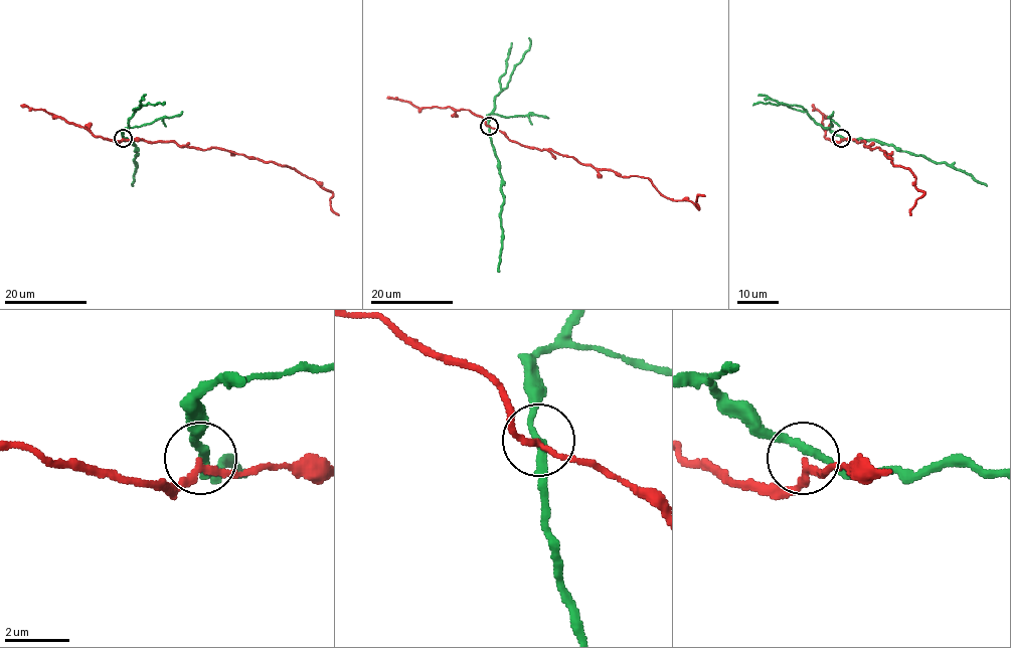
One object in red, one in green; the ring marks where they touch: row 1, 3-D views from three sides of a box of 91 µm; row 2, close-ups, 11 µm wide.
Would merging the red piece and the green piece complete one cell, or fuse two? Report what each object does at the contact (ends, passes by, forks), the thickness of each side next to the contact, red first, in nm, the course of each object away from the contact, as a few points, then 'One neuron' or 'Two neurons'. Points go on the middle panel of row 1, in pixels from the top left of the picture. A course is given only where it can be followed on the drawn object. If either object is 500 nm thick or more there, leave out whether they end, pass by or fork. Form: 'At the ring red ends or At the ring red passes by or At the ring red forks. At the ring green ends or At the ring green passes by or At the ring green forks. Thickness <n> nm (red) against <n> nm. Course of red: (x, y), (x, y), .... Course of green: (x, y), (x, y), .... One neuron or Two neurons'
At the ring red passes by. At the ring green passes by. Thickness 180 nm (red) against 240 nm. Course of red: (489, 125), (521, 145), (551, 149), (622, 176), (647, 177), (661, 193), (699, 208), (696, 197), (705, 195). Course of green: (489, 125), (501, 179), (503, 204), (499, 271). Two neurons

